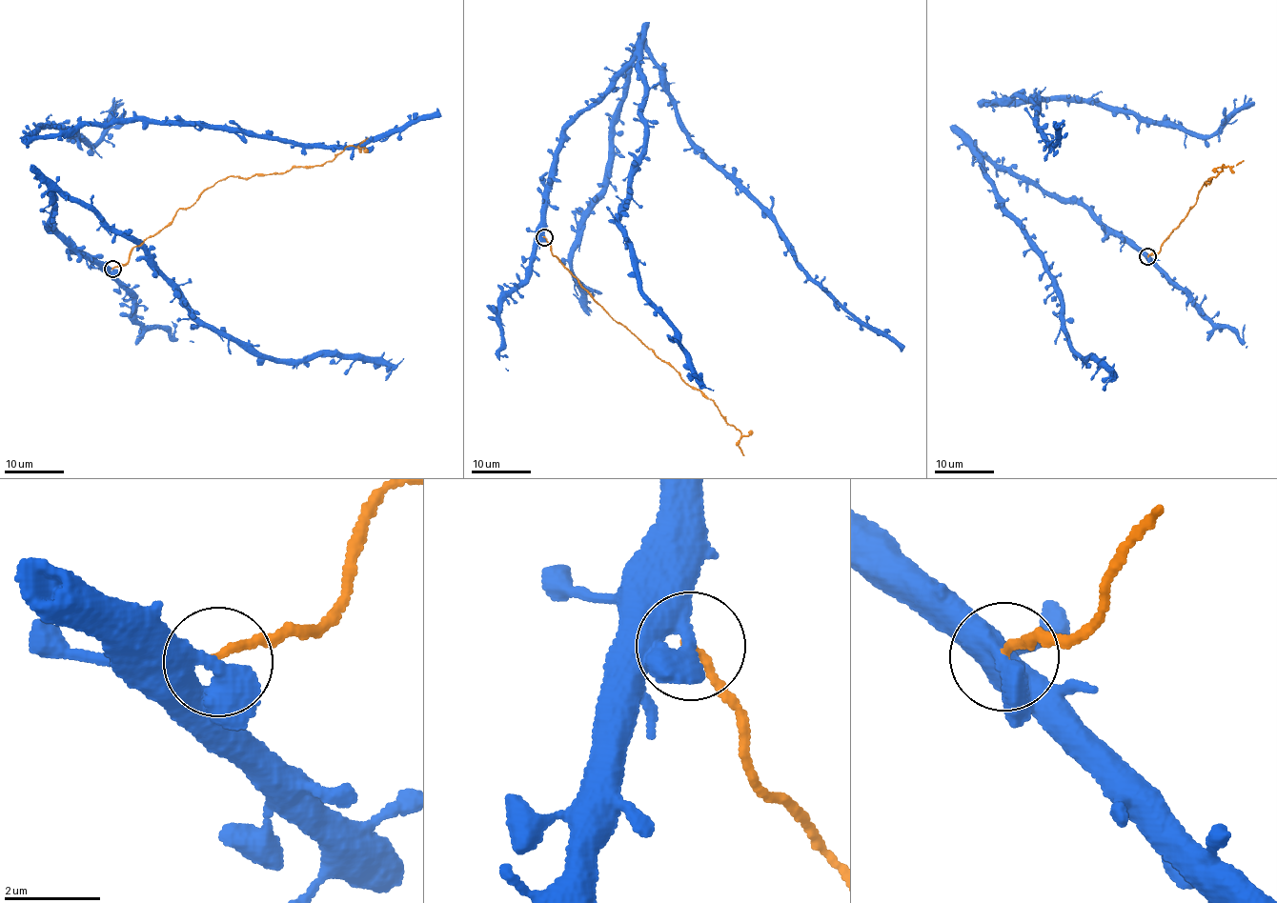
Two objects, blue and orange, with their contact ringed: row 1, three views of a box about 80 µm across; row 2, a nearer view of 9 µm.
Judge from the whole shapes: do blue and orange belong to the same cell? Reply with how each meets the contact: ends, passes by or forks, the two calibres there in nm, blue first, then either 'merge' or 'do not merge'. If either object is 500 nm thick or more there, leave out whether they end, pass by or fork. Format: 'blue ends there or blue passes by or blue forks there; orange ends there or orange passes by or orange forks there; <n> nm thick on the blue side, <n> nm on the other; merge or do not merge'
650 nm thick on the blue side, 150 nm on the other; do not merge

